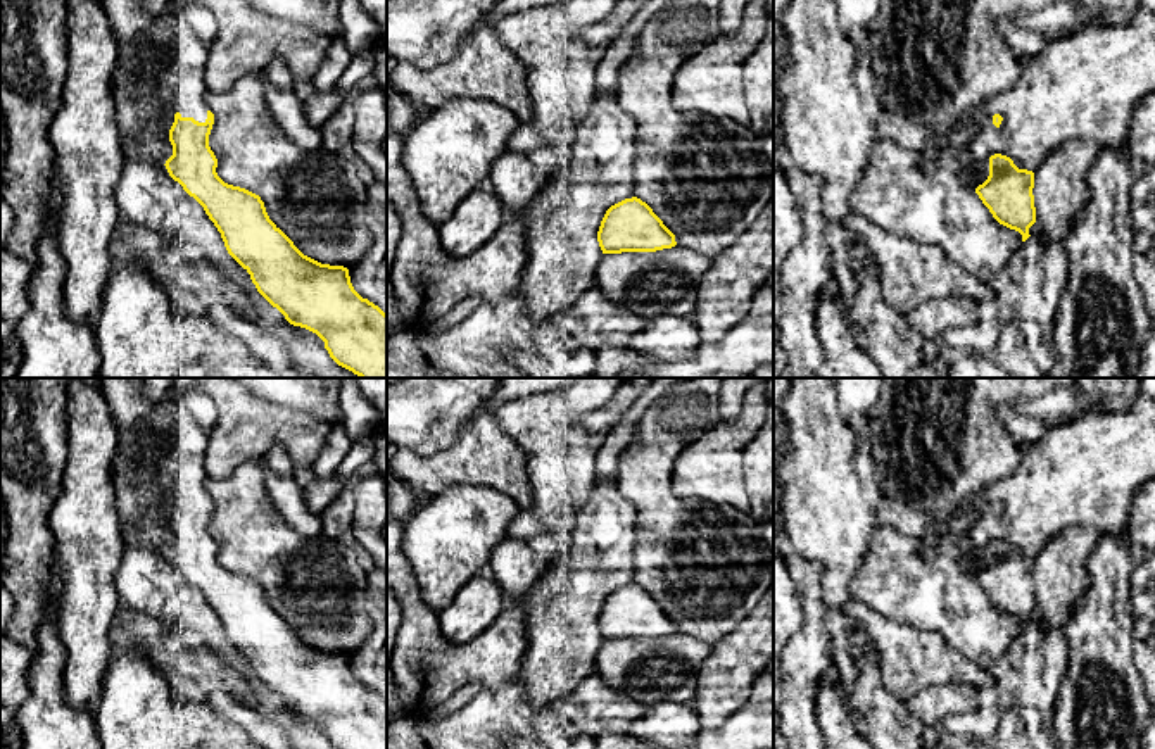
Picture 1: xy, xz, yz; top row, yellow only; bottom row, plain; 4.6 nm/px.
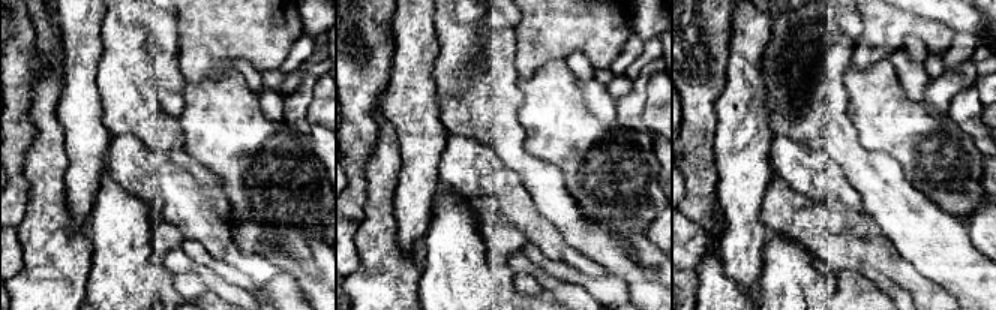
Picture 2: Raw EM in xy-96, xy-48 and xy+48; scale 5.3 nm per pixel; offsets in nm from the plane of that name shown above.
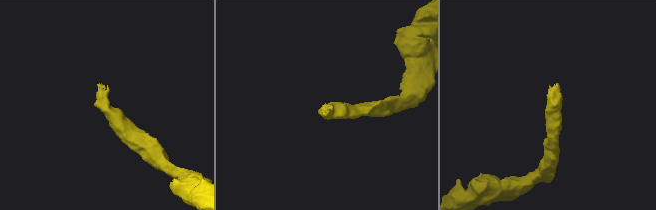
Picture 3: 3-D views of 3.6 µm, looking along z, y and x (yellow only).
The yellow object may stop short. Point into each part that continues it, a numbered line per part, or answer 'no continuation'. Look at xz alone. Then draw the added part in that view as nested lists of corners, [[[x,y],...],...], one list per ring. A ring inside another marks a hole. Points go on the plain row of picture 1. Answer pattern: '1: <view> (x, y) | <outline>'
no continuation

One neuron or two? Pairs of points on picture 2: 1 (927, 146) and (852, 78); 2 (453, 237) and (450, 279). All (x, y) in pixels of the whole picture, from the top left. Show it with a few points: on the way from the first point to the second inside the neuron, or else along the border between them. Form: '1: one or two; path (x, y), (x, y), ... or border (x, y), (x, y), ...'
1: one; path (909, 134), (870, 95)
2: one; path (453, 247), (453, 268)

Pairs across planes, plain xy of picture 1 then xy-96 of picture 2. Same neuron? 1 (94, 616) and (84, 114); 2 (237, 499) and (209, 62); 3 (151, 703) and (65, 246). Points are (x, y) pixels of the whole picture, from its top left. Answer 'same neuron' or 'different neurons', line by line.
1: same neuron
2: different neurons
3: different neurons

